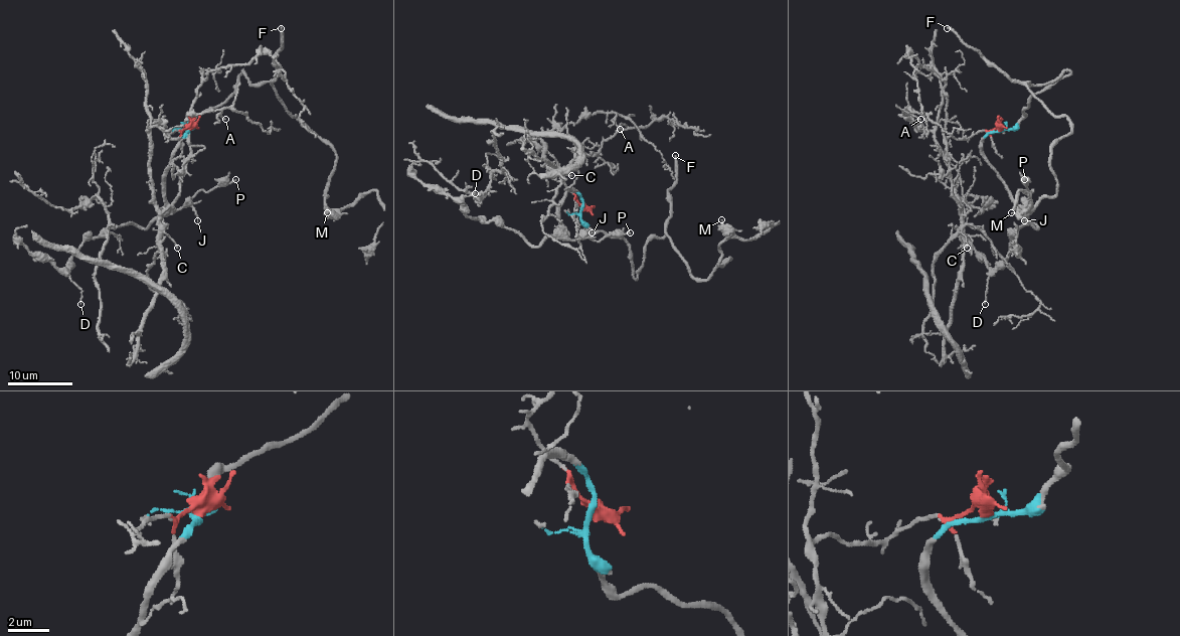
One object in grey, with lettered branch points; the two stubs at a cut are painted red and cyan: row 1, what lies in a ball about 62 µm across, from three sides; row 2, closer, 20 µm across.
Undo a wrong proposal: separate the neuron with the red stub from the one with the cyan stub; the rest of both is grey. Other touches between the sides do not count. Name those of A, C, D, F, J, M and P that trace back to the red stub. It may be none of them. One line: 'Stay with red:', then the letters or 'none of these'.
Stay with red: A, C

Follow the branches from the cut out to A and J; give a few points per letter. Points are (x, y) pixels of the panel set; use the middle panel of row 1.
A: (581, 208), (562, 178), (584, 155), (555, 168), (549, 166), (541, 136), (598, 113), (615, 113), (619, 129)
J: (581, 208), (581, 199), (568, 191), (559, 207), (559, 221), (572, 240), (581, 237), (590, 228), (592, 233)

